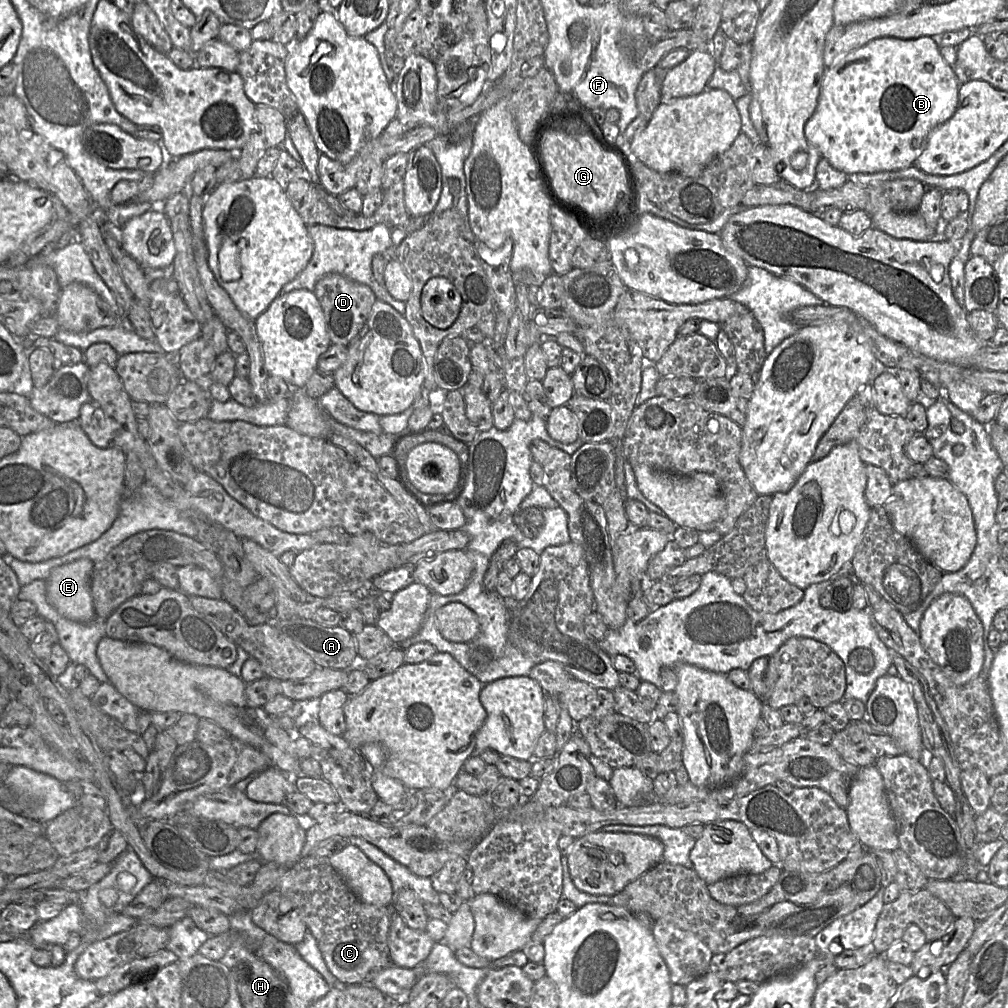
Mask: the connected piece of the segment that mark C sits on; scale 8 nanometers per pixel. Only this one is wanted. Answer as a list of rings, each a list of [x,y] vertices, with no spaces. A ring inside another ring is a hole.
[[[308,855],[300,859],[282,878],[278,890],[301,912],[340,985],[370,984],[376,973],[394,965],[388,947],[393,904],[391,907],[362,902],[332,867],[329,857]]]

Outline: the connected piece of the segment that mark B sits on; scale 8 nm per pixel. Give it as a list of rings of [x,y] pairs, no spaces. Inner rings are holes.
[[[929,36],[916,39],[877,38],[843,55],[832,67],[826,69],[818,104],[814,114],[805,124],[804,135],[808,143],[818,150],[823,159],[826,159],[833,168],[846,173],[849,177],[858,173],[870,174],[902,170],[914,165],[917,158],[927,147],[934,130],[954,115],[959,102],[960,85],[961,83],[958,81],[952,66],[943,59],[936,39]]]

